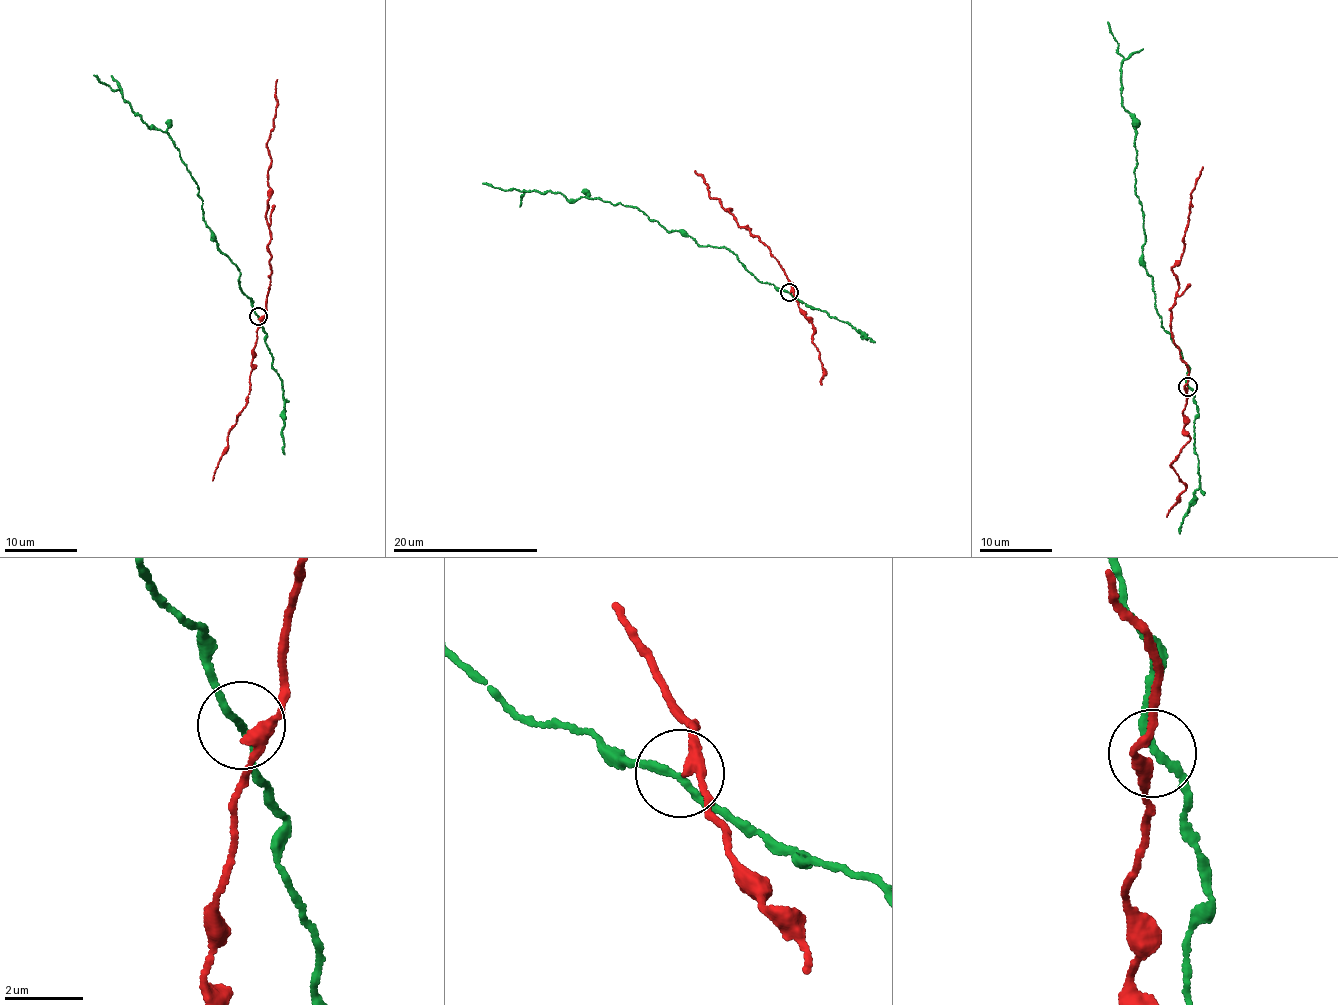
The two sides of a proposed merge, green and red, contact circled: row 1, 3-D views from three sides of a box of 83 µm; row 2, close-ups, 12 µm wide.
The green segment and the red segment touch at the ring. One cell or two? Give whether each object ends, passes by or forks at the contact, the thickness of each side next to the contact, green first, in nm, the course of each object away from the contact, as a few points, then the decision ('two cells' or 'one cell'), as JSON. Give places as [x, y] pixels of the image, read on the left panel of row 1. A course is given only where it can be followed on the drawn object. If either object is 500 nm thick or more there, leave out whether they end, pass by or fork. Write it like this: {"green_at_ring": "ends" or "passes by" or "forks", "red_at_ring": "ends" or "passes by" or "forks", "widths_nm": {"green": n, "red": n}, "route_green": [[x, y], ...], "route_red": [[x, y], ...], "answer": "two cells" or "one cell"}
{"green_at_ring": "passes by", "red_at_ring": "passes by", "widths_nm": {"green": 170, "red": 280}, "route_green": [[258, 317], [239, 287], [238, 266], [204, 221], [198, 184], [174, 142], [93, 76]], "route_red": [[260, 317], [265, 314], [271, 272], [266, 212], [270, 163], [267, 142], [276, 108], [277, 79]], "answer": "one cell"}

